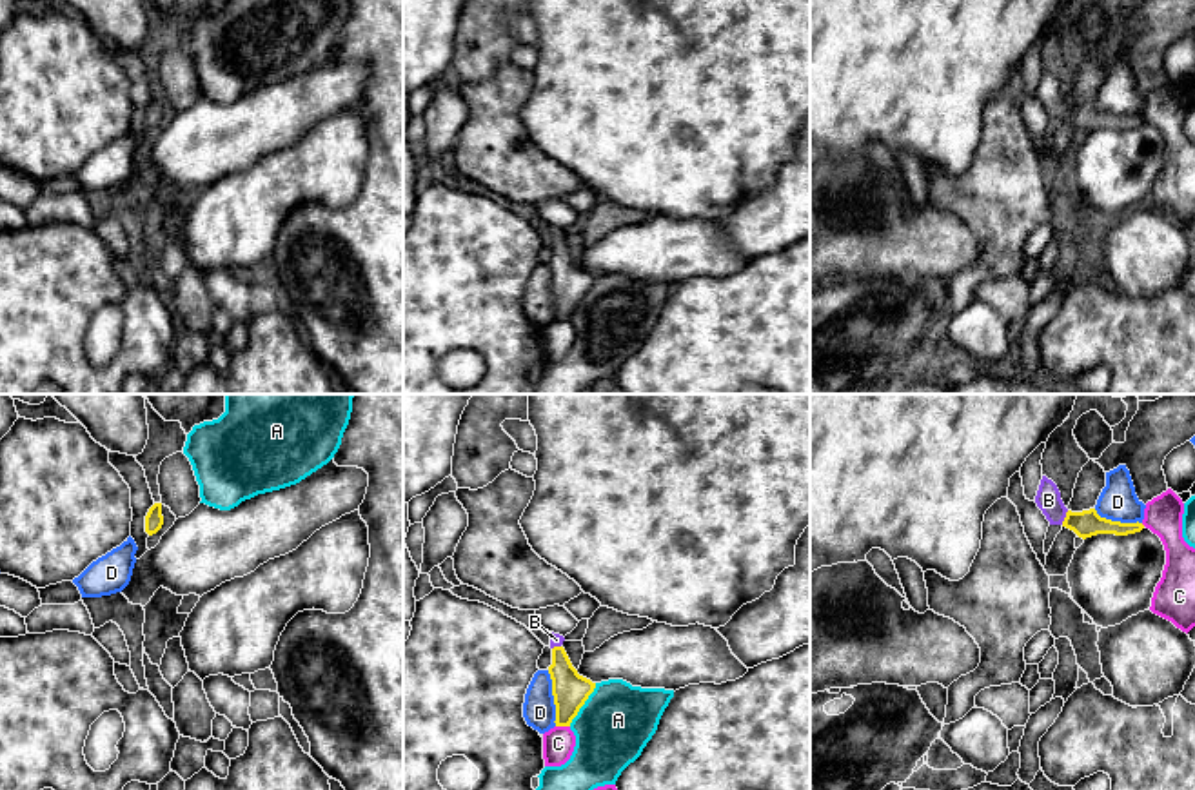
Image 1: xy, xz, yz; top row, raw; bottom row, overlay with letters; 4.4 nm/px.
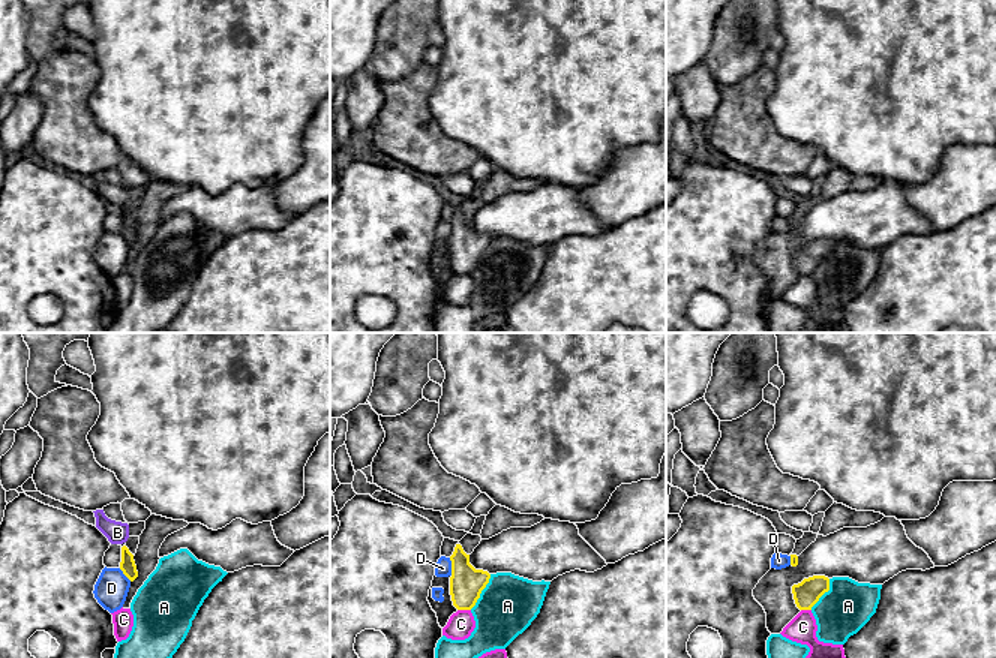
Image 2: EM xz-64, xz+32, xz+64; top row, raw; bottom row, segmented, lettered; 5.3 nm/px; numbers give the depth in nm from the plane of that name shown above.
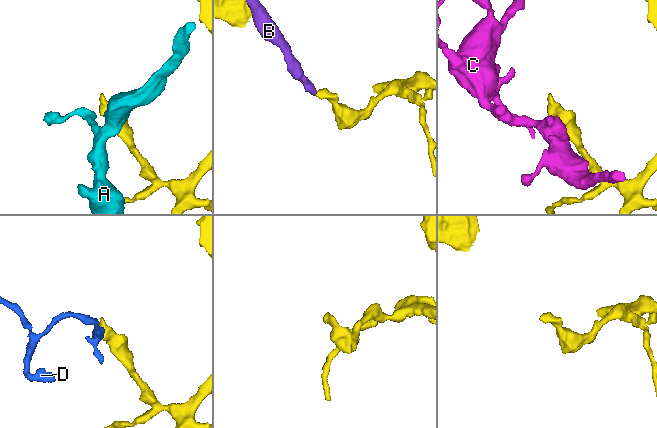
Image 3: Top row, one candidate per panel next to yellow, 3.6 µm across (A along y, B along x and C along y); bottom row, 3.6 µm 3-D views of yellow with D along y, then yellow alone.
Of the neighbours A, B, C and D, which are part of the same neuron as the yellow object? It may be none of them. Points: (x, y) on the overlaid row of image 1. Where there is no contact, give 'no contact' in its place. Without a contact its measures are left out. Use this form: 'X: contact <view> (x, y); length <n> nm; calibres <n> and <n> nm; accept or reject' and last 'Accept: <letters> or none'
A: contact xz (583, 703); length 220 nm; calibres 160 and 320 nm; reject
B: contact yz (1065, 518); length 70 nm; calibres 120 and 110 nm; accept
C: contact xz (563, 725); length 60 nm; calibres 160 and 140 nm; reject
D: contact xz (554, 698); length 260 nm; calibres 160 and 140 nm; reject
Accept: B

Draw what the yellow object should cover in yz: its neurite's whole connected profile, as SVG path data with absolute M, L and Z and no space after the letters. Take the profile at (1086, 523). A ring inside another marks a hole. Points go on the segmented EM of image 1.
M1042 476L1037 496L1037 507L1042 510L1050 525L1062 525L1073 530L1079 538L1086 539L1097 534L1128 536L1141 532L1142 523L1121 523L1101 518L1095 509L1072 512L1064 507L1057 485Z

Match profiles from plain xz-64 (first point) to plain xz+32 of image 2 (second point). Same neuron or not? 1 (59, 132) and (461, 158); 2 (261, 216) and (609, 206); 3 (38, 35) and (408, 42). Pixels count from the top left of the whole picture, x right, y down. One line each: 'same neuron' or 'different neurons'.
1: same neuron
2: different neurons
3: same neuron

